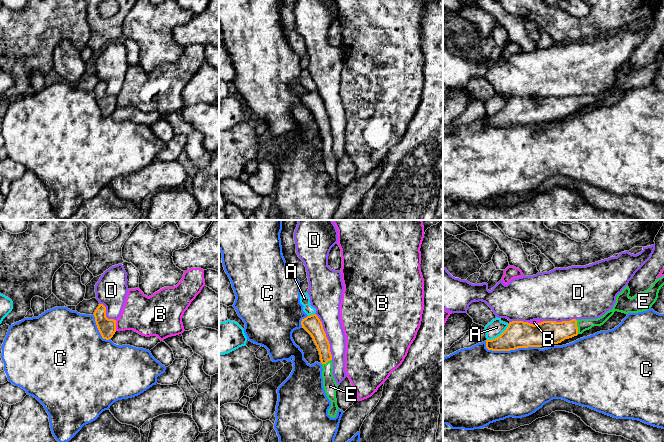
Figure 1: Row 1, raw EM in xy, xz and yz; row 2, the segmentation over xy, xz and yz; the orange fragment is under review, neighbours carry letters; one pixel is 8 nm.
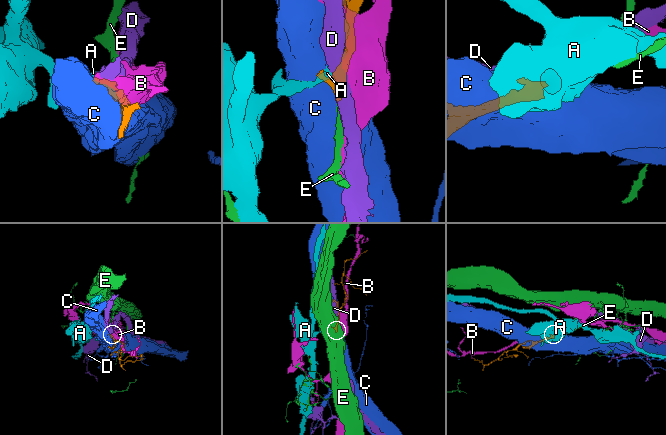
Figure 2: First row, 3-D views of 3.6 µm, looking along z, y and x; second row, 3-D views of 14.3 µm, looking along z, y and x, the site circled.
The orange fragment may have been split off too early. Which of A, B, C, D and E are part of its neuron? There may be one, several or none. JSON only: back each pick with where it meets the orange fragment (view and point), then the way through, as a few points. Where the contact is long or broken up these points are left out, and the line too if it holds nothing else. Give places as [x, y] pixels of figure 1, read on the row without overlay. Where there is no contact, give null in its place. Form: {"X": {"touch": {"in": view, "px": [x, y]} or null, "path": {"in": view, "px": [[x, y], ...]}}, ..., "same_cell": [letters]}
{"E": {"touch": {"in": "yz", "px": [577, 103]}, "path": {"in": "yz", "px": [[547, 109], [577, 103], [584, 100]]}}, "same_cell": ["E"]}

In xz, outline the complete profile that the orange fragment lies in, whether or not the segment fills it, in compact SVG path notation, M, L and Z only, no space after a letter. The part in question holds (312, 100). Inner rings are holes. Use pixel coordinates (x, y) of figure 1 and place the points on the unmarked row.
M316 90L307 92L301 97L304 104L313 114L315 121L319 127L320 136L322 139L323 163L327 174L331 177L331 183L328 186L328 191L335 194L338 187L336 167L338 161L333 153L333 138L330 128L330 120L323 105L322 98Z

